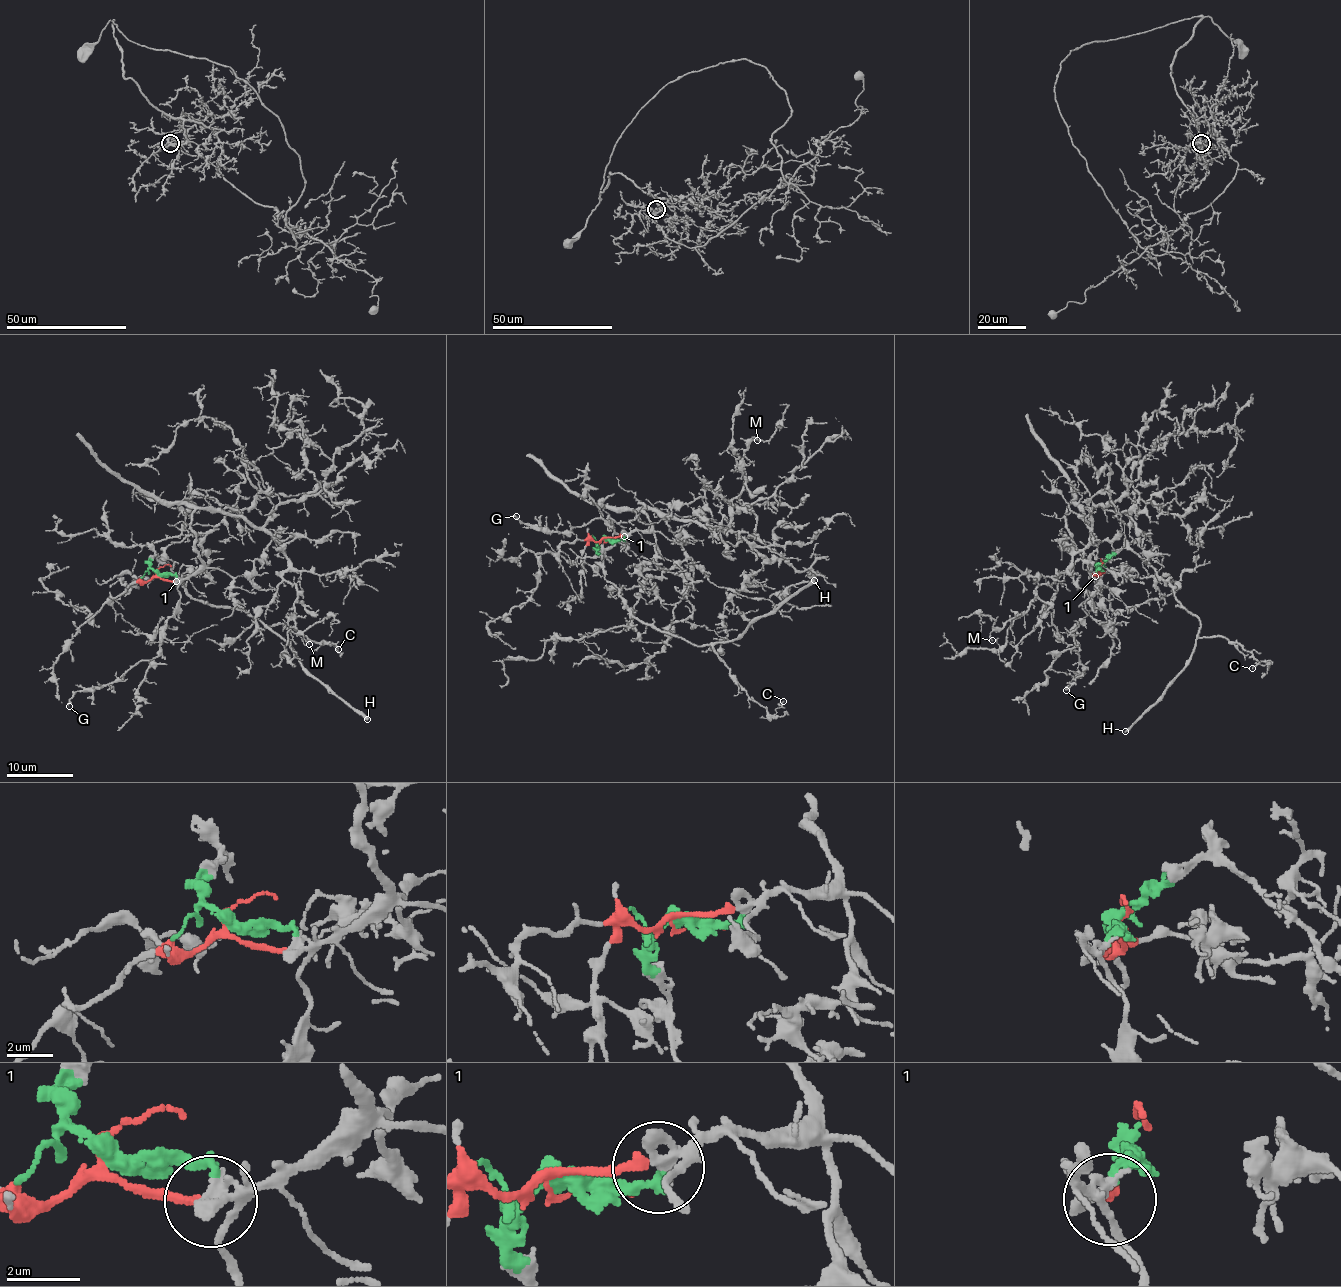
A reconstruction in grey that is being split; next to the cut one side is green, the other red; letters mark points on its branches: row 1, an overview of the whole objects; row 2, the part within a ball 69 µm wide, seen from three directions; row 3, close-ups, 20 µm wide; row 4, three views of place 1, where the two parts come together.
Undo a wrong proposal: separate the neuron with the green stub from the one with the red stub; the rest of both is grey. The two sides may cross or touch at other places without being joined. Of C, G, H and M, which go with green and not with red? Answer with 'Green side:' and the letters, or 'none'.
Green side: C, H

